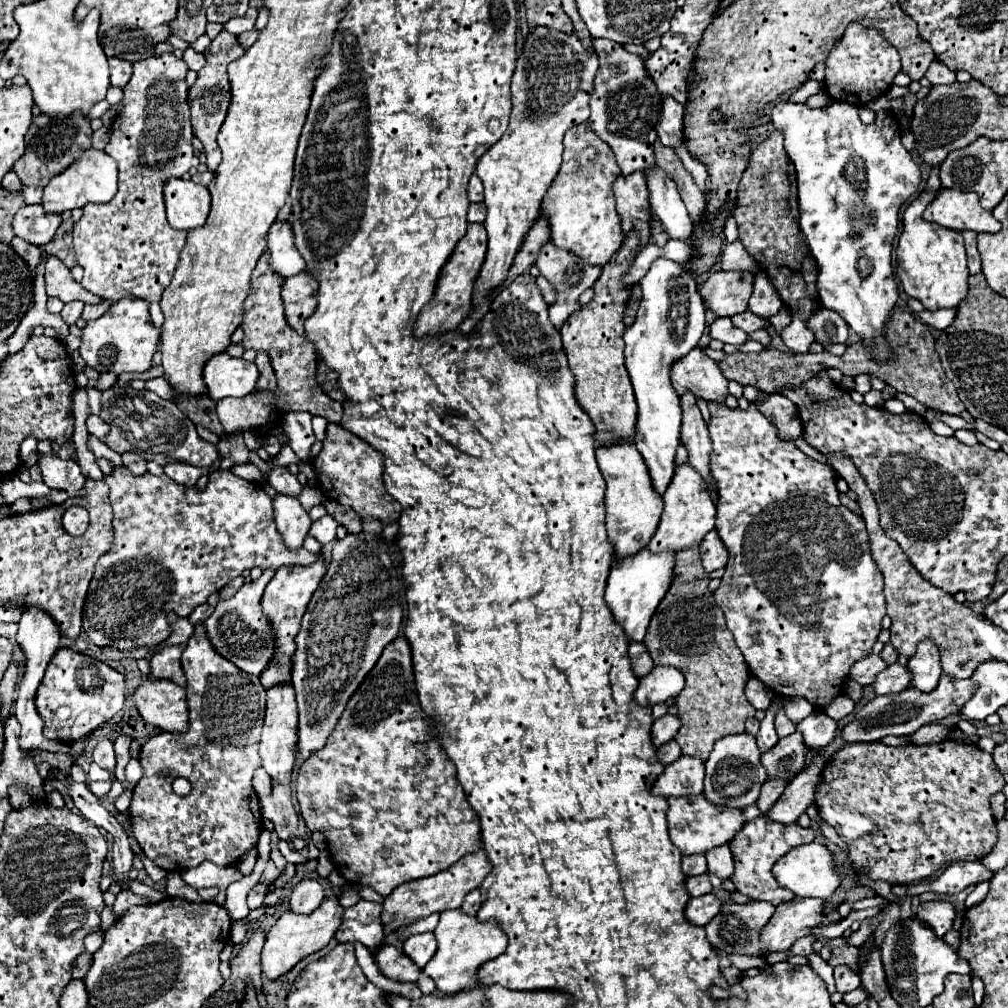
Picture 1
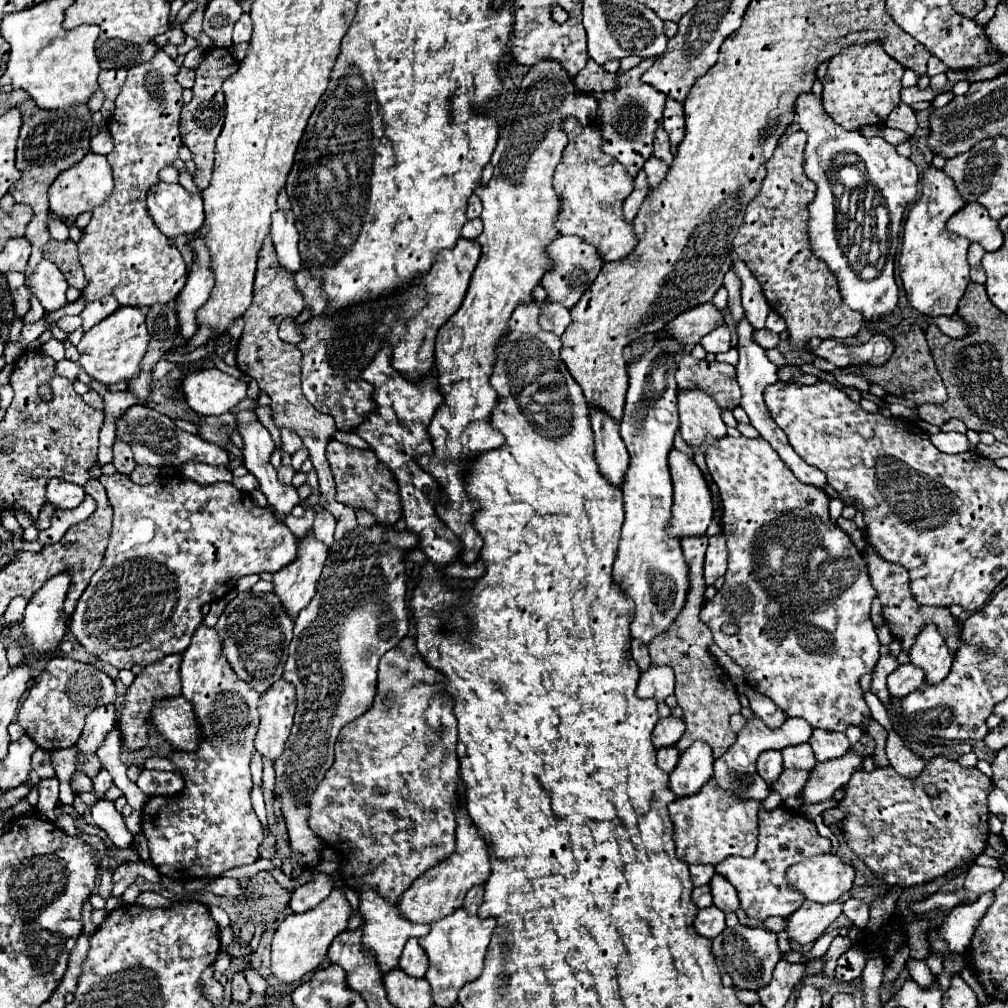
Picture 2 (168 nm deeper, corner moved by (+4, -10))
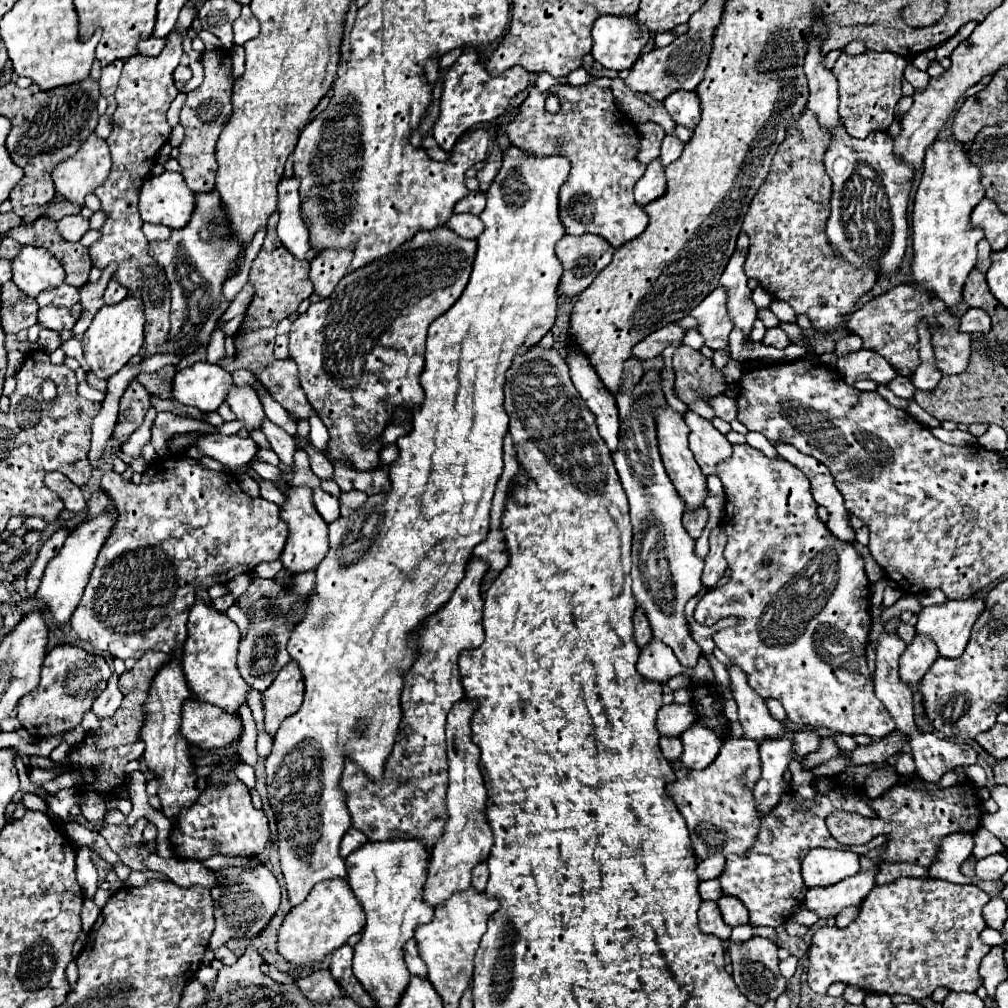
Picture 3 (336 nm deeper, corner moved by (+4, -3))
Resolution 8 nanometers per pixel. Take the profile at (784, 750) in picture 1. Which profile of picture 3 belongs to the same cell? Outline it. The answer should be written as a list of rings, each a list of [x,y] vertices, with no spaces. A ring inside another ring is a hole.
[[[795,732],[793,736],[793,752],[803,758],[807,754],[811,754],[813,750],[817,750],[821,738],[815,732]]]

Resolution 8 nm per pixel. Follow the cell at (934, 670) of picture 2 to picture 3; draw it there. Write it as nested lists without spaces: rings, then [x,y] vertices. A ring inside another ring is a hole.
[[[983,598],[947,600],[941,606],[929,606],[919,612],[917,634],[931,638],[939,656],[959,658],[967,646],[971,626],[983,610]]]

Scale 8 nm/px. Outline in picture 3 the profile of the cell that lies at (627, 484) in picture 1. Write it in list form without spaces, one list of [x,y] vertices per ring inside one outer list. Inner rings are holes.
[[[571,348],[567,352],[567,362],[569,362],[571,380],[577,392],[595,414],[599,434],[609,446],[609,450],[613,452],[615,446],[619,444],[619,416],[617,416],[615,396],[603,386],[595,370],[591,370],[589,360],[581,352],[577,354],[575,348]]]

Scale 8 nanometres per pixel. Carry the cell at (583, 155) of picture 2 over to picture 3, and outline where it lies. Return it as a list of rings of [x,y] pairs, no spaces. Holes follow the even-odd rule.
[[[593,84],[585,86],[557,86],[561,110],[549,114],[545,110],[547,94],[537,88],[529,90],[529,96],[519,106],[519,114],[507,126],[509,142],[521,148],[529,148],[537,156],[551,154],[557,146],[571,162],[567,182],[559,192],[559,216],[567,228],[567,234],[597,234],[603,236],[613,248],[637,238],[647,226],[647,214],[633,200],[633,186],[643,176],[645,166],[635,160],[637,130],[633,122],[617,108],[609,88]]]

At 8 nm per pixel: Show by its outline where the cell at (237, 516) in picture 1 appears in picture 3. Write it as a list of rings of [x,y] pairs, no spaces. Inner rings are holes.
[[[169,456],[169,458],[157,458],[157,460],[153,460],[149,464],[149,468],[143,472],[141,484],[135,484],[131,480],[125,480],[121,474],[117,474],[113,470],[107,470],[103,474],[103,478],[101,478],[101,490],[105,490],[113,498],[113,502],[117,506],[117,512],[119,512],[119,520],[117,520],[115,532],[109,536],[109,540],[103,544],[103,550],[99,552],[99,558],[97,558],[95,568],[91,572],[91,578],[87,582],[87,586],[85,586],[83,598],[81,598],[77,610],[71,616],[71,626],[79,634],[81,640],[91,642],[101,652],[107,652],[109,656],[121,658],[121,660],[141,658],[147,650],[161,650],[165,654],[175,654],[175,650],[181,650],[183,642],[187,640],[187,618],[189,618],[189,610],[191,610],[191,606],[195,602],[195,590],[197,588],[213,586],[219,580],[221,580],[221,584],[227,584],[237,574],[251,572],[261,562],[277,560],[279,554],[283,552],[283,546],[285,546],[287,536],[289,536],[289,526],[287,526],[287,522],[283,522],[279,518],[279,506],[277,504],[273,504],[273,502],[269,502],[265,498],[251,498],[251,496],[247,496],[239,488],[239,482],[237,482],[237,476],[235,474],[231,474],[231,472],[205,470],[205,468],[201,468],[191,458],[173,458],[173,456]]]

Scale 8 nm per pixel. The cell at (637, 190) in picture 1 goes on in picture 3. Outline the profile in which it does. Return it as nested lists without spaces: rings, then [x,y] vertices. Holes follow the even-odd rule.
[[[653,160],[647,164],[645,174],[637,180],[635,184],[635,202],[639,206],[645,206],[659,198],[665,190],[665,176],[663,176],[663,166],[659,160]]]

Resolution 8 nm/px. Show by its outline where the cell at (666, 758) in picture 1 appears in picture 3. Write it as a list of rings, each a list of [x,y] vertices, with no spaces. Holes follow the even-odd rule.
[[[663,736],[661,742],[659,742],[659,746],[661,746],[663,756],[665,756],[669,762],[679,760],[679,756],[681,756],[681,752],[683,752],[683,746],[681,746],[681,740],[679,740],[679,738],[667,738],[667,736]]]

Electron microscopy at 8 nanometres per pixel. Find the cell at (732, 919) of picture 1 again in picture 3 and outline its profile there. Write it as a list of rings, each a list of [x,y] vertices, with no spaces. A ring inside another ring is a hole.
[[[753,936],[747,942],[731,942],[729,940],[729,958],[731,958],[731,966],[733,966],[733,980],[737,984],[737,988],[755,1004],[763,1006],[767,1000],[777,998],[779,994],[785,992],[787,980],[781,976],[779,972],[779,958],[777,958],[777,942],[769,940],[769,938],[761,938],[761,936]]]

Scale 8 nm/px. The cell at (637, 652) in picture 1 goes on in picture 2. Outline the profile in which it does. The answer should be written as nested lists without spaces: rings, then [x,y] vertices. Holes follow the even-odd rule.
[[[633,639],[631,641],[631,653],[633,653],[633,659],[637,661],[637,665],[639,665],[641,671],[645,671],[651,665],[651,661],[649,661],[649,649],[647,649],[647,645],[643,641]]]

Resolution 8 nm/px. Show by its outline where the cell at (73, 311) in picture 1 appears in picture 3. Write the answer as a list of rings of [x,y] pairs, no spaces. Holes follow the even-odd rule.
[[[47,306],[39,310],[39,322],[51,330],[71,330],[77,322],[77,318],[71,314],[69,308],[57,308],[57,306]]]

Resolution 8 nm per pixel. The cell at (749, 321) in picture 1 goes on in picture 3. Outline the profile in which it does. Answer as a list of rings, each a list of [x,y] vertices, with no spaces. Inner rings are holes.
[[[771,328],[771,330],[765,332],[763,344],[775,346],[775,348],[785,348],[789,344],[789,338],[787,338],[787,334],[781,328]]]

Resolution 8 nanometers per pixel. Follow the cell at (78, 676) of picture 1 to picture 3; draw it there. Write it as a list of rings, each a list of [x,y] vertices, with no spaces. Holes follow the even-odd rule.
[[[55,646],[45,656],[39,686],[19,700],[17,718],[35,738],[61,736],[81,724],[83,714],[91,710],[93,700],[103,692],[109,676],[111,668],[103,656],[89,654],[77,646]]]

